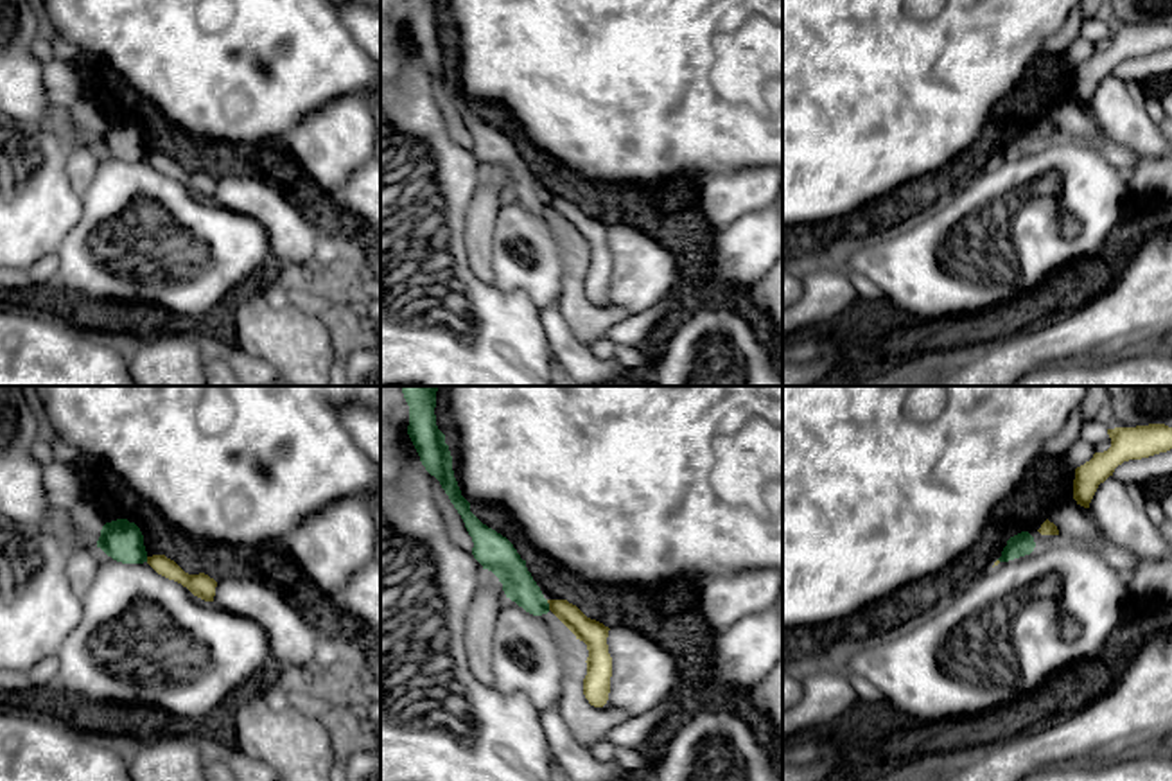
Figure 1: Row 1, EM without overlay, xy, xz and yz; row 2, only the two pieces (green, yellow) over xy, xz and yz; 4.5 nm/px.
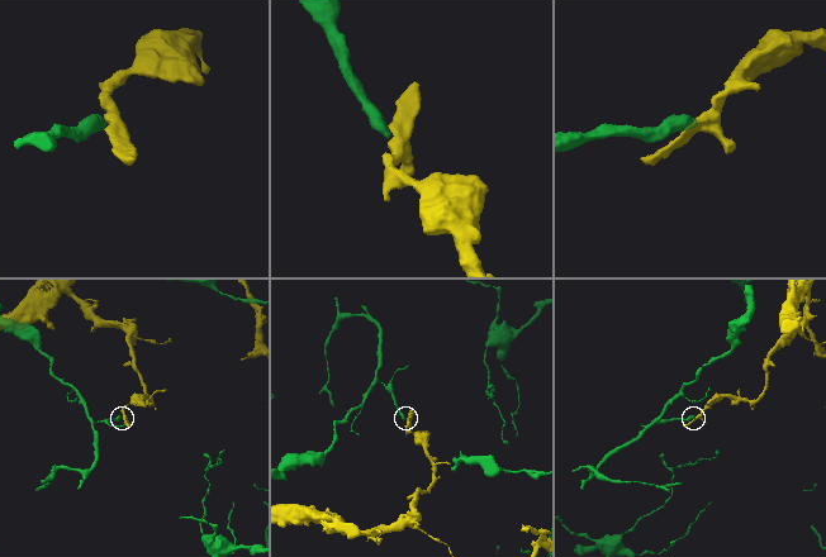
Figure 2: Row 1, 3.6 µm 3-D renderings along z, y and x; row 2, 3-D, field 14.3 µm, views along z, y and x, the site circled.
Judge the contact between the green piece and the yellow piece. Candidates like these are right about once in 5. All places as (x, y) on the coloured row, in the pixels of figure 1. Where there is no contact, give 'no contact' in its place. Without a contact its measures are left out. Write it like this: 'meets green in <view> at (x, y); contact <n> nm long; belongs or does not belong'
meets green in xz at (548, 605); contact 50 nm long; does not belong

